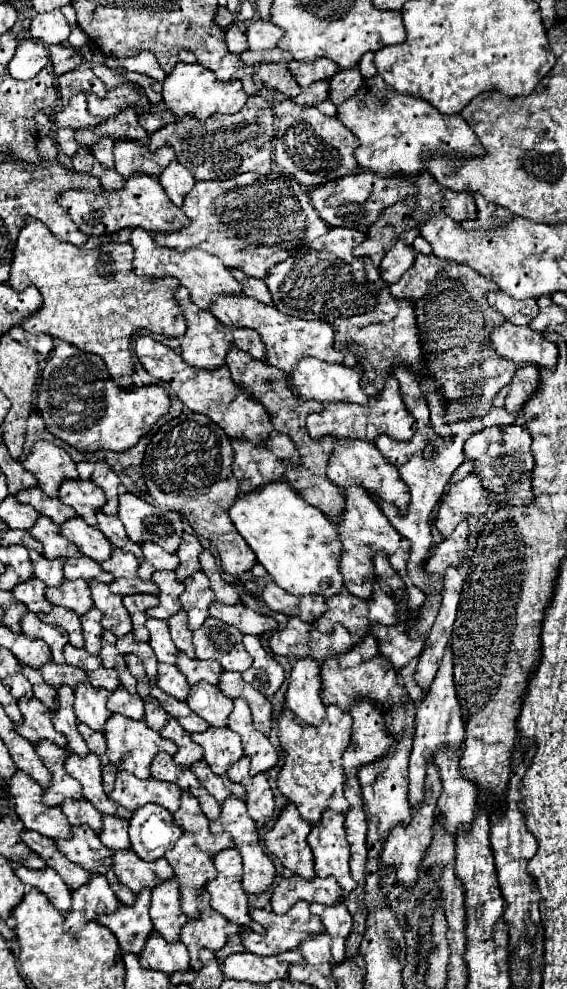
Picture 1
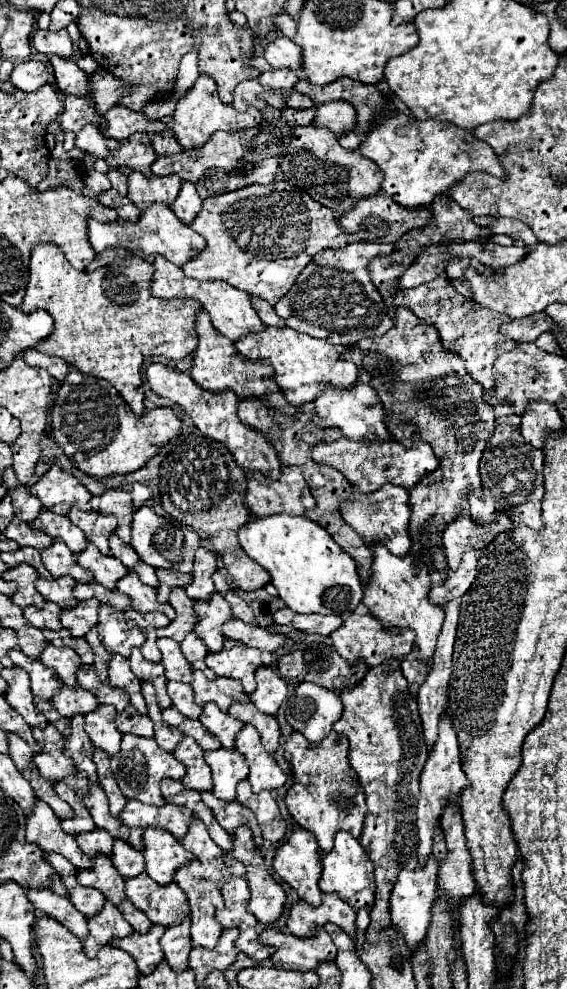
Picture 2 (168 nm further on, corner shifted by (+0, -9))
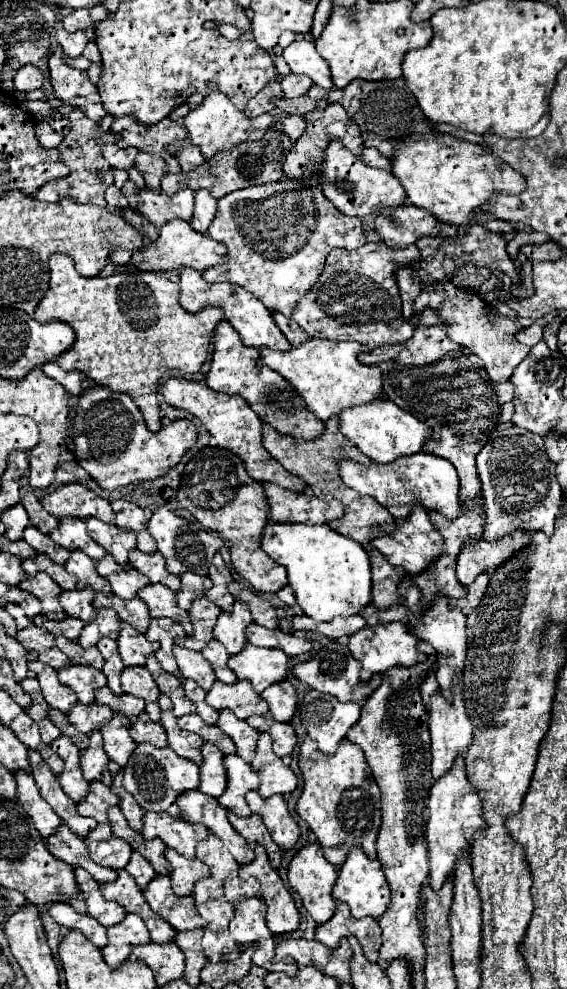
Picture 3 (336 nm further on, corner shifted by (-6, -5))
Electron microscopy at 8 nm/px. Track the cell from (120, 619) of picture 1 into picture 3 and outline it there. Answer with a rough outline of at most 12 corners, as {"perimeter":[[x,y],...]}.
{"perimeter":[[121,624],[117,638],[125,666],[145,666],[159,650],[141,632]]}

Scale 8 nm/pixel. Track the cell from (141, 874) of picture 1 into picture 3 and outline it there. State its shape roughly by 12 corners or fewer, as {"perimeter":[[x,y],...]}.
{"perimeter":[[169,876],[143,896],[177,932],[205,926],[193,896],[175,896]]}

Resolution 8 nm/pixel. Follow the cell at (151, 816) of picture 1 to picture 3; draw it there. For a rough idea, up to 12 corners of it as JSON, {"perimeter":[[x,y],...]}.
{"perimeter":[[171,848],[171,884],[177,896],[191,896],[199,880],[209,876],[201,860],[185,860]]}

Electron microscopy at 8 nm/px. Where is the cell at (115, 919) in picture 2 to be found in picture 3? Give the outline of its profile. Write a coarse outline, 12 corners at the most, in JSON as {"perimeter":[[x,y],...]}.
{"perimeter":[[137,914],[107,928],[101,952],[111,968],[125,964],[135,946],[151,942]]}

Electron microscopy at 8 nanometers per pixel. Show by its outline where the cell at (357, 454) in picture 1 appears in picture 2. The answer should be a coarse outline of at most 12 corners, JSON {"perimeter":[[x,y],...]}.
{"perimeter":[[357,486],[339,502],[343,520],[389,552],[411,550],[409,490]]}

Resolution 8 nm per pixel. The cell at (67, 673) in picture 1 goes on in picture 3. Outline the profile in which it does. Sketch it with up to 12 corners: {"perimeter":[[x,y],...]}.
{"perimeter":[[103,704],[73,706],[69,722],[91,734],[113,718]]}

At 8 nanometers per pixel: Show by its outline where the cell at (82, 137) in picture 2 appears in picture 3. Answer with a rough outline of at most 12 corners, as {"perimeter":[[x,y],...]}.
{"perimeter":[[105,146],[105,160],[119,170],[135,166],[137,148]]}

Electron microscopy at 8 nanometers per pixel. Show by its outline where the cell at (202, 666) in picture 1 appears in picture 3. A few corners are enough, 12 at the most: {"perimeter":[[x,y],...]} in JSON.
{"perimeter":[[249,680],[217,682],[207,692],[215,710],[247,720],[269,706]]}

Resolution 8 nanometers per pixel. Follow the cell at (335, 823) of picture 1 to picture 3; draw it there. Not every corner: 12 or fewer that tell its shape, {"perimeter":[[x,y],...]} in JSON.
{"perimeter":[[349,852],[333,898],[357,920],[391,902],[381,862]]}

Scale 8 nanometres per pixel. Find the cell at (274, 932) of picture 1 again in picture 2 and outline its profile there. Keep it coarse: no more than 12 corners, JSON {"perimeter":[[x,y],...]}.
{"perimeter":[[325,928],[289,934],[269,960],[283,970],[313,970],[337,948]]}

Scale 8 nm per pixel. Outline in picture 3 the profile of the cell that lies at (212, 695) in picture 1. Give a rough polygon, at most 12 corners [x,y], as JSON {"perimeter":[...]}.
{"perimeter":[[219,712],[219,726],[231,736],[237,754],[247,764],[255,758],[259,732],[235,718]]}

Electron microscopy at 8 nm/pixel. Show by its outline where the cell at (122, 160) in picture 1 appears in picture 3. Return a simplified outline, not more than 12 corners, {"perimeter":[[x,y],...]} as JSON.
{"perimeter":[[139,192],[139,212],[155,228],[193,218],[193,192]]}

